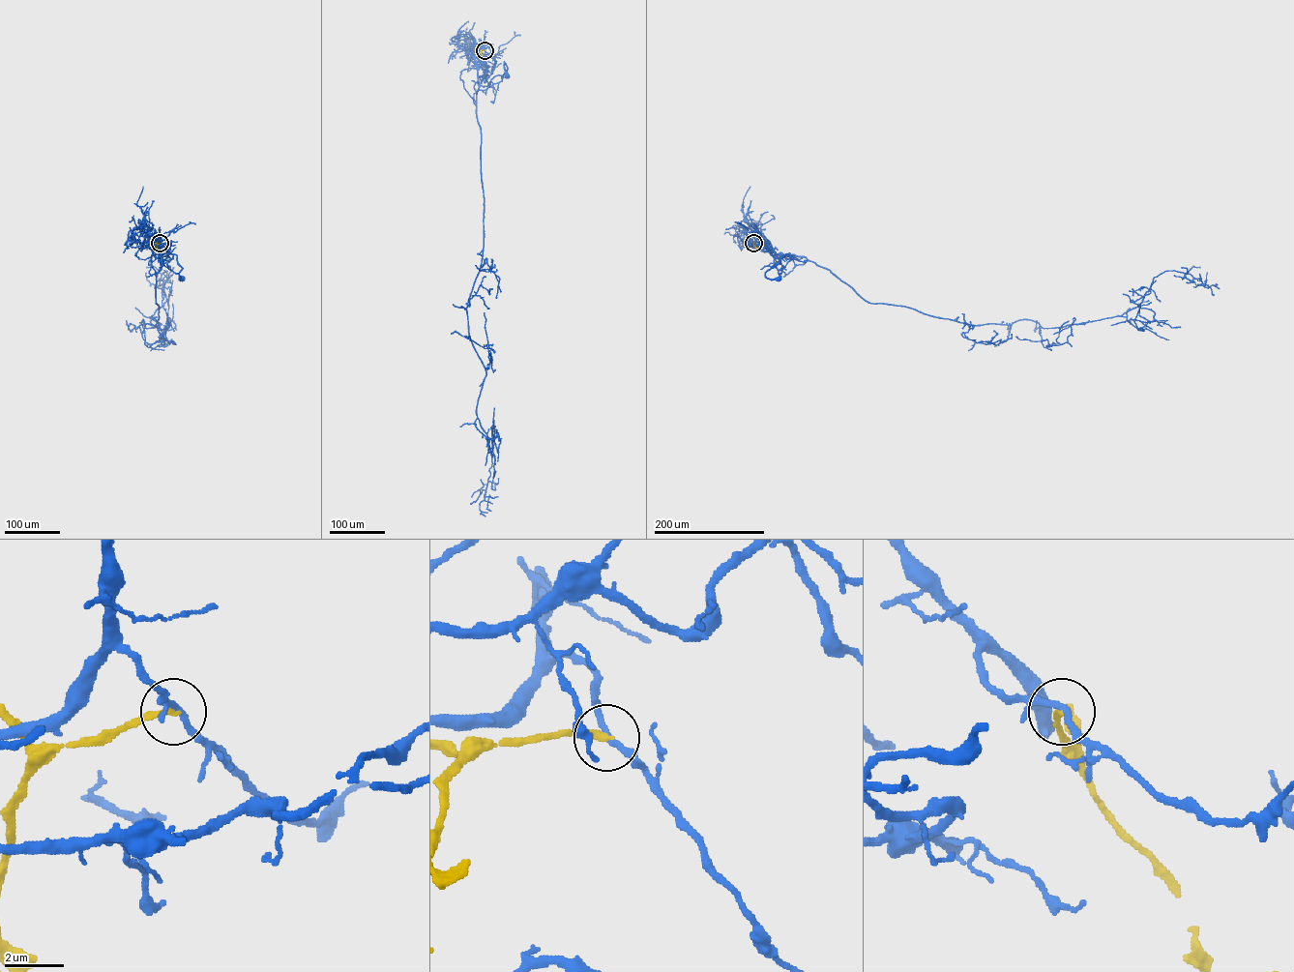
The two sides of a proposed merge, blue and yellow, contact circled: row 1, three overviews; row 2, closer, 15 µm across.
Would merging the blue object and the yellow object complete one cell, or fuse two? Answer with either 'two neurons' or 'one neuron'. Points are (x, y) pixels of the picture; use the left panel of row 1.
two neurons

